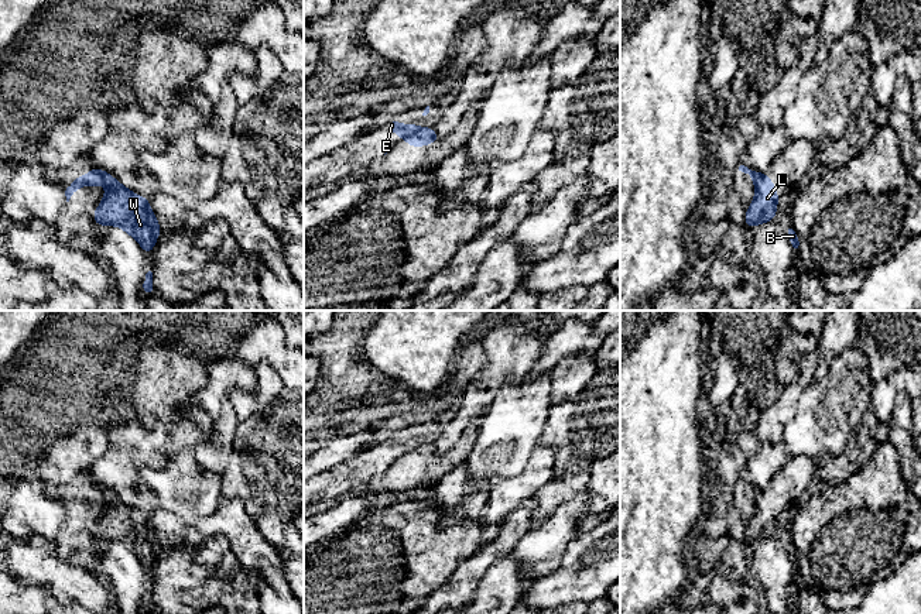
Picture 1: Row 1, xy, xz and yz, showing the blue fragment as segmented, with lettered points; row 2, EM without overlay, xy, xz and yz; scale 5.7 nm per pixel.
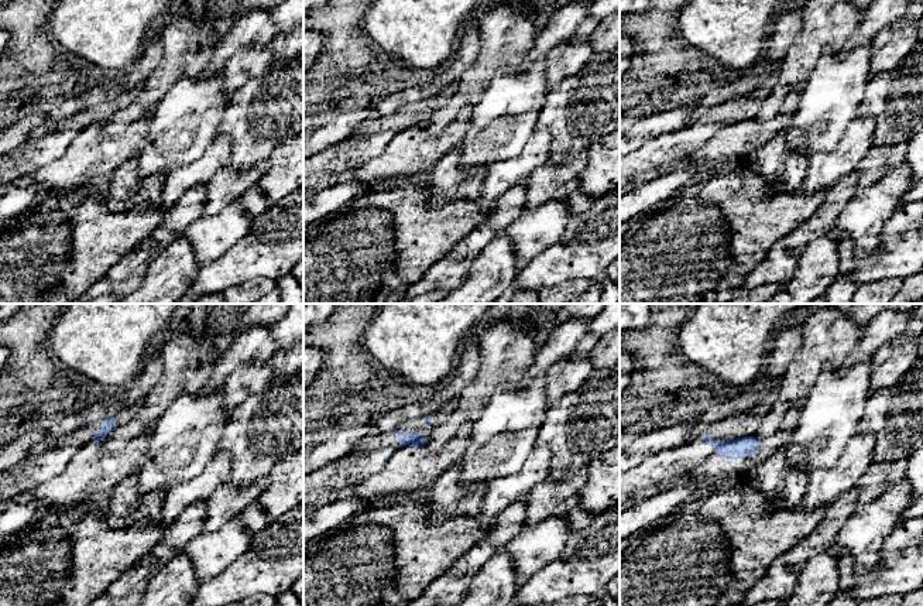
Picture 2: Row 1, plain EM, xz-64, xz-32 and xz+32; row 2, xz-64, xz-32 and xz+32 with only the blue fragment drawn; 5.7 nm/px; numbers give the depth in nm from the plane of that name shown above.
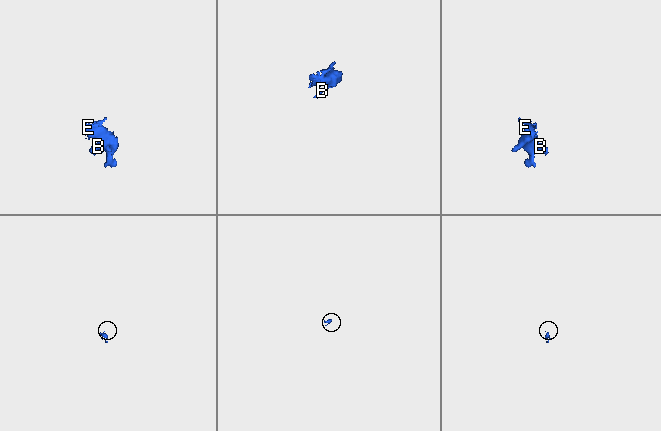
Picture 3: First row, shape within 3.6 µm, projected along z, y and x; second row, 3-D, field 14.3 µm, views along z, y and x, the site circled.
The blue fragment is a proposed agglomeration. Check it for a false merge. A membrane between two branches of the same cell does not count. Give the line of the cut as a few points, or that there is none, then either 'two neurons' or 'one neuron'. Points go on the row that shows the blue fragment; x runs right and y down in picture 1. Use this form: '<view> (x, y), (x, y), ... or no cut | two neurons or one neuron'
xz (420, 127), (401, 139) | two neurons

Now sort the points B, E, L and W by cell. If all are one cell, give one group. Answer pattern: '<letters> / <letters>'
B L W / E

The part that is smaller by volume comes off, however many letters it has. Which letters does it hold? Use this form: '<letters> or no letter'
E

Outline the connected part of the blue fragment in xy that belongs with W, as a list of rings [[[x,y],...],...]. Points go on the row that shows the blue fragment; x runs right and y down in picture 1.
[[[112,175],[103,185],[107,192],[92,215],[95,223],[121,227],[138,241],[145,254],[151,255],[161,229],[148,206],[148,196],[136,196]]]

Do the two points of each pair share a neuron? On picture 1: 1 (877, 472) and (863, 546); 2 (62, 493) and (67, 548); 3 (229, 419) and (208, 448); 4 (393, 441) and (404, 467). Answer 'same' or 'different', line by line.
1: same
2: same
3: same
4: different

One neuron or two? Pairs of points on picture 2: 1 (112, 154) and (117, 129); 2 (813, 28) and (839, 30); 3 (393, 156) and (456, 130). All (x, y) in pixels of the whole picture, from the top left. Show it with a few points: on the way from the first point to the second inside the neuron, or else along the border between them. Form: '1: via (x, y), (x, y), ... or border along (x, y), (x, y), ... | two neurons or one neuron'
1: border along (130, 125), (120, 134), (105, 134), (99, 130) | two neurons
2: via (819, 28), (833, 28) | one neuron
3: via (408, 156), (441, 144) | one neuron

